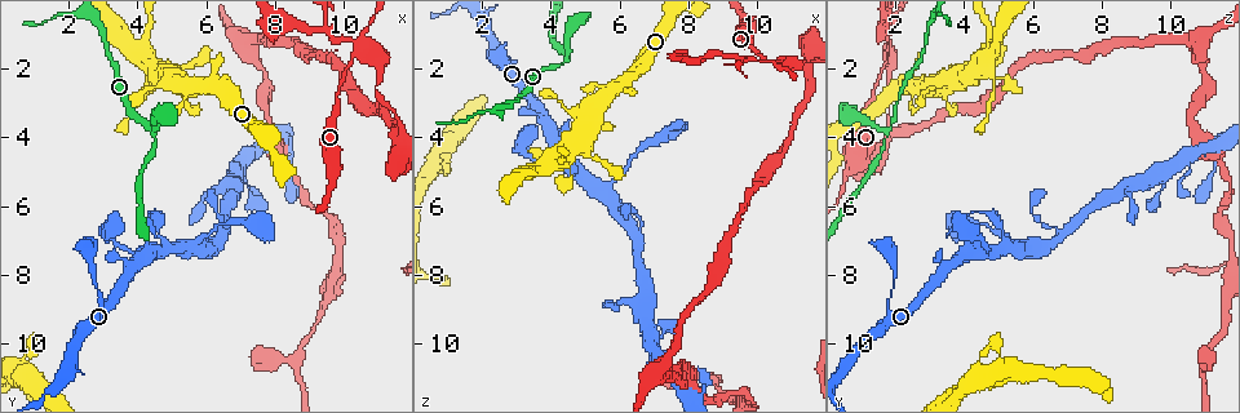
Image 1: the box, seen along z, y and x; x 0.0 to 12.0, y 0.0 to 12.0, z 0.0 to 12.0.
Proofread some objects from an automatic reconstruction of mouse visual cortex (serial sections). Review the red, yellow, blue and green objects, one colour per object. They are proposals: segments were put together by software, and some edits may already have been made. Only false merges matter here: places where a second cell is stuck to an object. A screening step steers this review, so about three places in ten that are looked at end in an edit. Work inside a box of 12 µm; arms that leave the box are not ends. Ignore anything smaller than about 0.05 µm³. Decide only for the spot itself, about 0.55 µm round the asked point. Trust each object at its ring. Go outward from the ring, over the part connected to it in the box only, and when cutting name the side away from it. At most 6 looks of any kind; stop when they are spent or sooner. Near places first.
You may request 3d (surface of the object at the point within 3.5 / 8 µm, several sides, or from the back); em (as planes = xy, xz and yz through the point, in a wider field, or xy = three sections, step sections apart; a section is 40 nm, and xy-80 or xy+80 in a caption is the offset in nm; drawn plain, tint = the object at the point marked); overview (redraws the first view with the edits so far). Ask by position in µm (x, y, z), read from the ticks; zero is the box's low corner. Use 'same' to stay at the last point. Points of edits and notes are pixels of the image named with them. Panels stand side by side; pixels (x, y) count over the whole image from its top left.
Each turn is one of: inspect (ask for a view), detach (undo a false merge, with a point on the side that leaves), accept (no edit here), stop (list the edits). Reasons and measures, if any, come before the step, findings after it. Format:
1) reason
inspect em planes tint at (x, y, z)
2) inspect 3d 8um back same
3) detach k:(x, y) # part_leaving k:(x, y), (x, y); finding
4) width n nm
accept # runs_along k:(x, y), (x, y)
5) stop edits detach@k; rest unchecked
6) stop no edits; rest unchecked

inspect 3d 3.5um at (10.2, 1.8, 1.7)

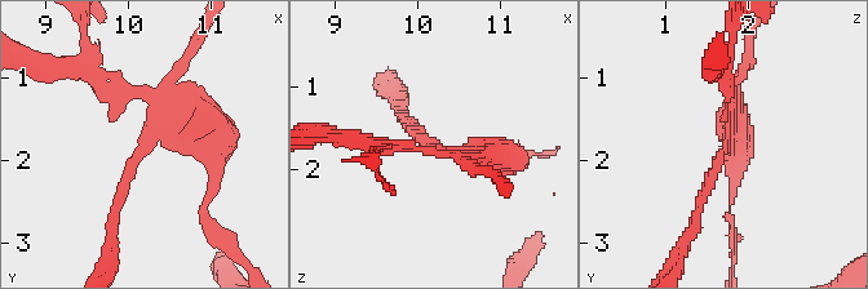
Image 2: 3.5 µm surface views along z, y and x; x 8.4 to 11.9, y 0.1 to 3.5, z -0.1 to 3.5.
arms 3; arm_widths 150, 150, 350 nm
inspect em xy step 1 tint at (10.25, 1.80, 1.75)

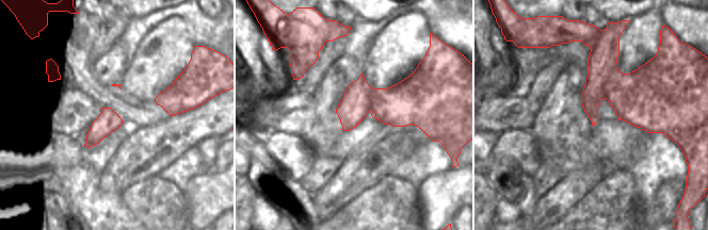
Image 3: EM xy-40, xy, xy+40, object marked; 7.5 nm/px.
width 260 nm
detach 2:(111, 94) # part_leaving 2:(160, 136), (216, 145), (208, 204); two cells meet here

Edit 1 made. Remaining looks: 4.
redraw
inspect overview

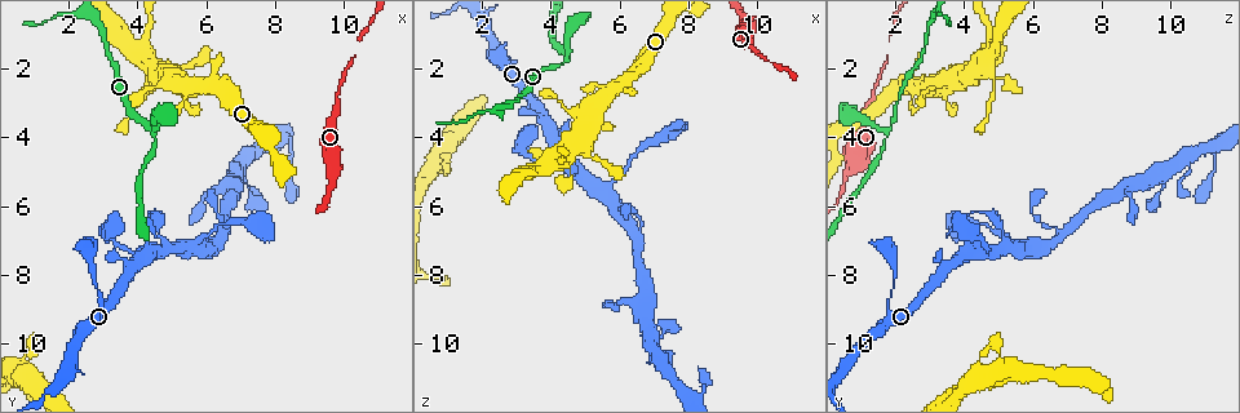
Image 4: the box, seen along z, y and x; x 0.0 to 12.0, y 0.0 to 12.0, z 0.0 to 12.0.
looks like a crossing
inspect 3d 3.5um at (4.5, 2.2, 4.8)

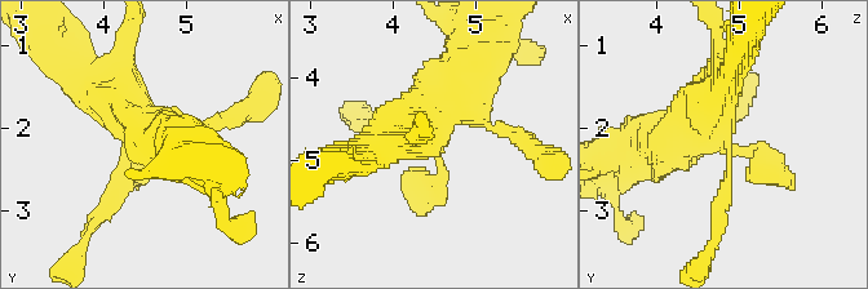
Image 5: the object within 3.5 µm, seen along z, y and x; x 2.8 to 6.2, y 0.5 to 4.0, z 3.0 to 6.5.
inspect em xy step 5 tint at (4.50, 2.15, 4.75)

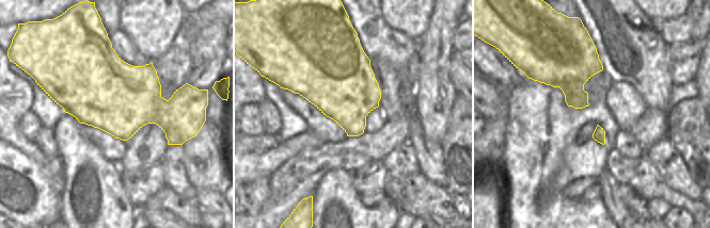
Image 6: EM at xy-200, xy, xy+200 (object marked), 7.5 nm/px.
accept # continuous, no second cell

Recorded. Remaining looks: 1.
stop edits detach@2; rest unchecked

